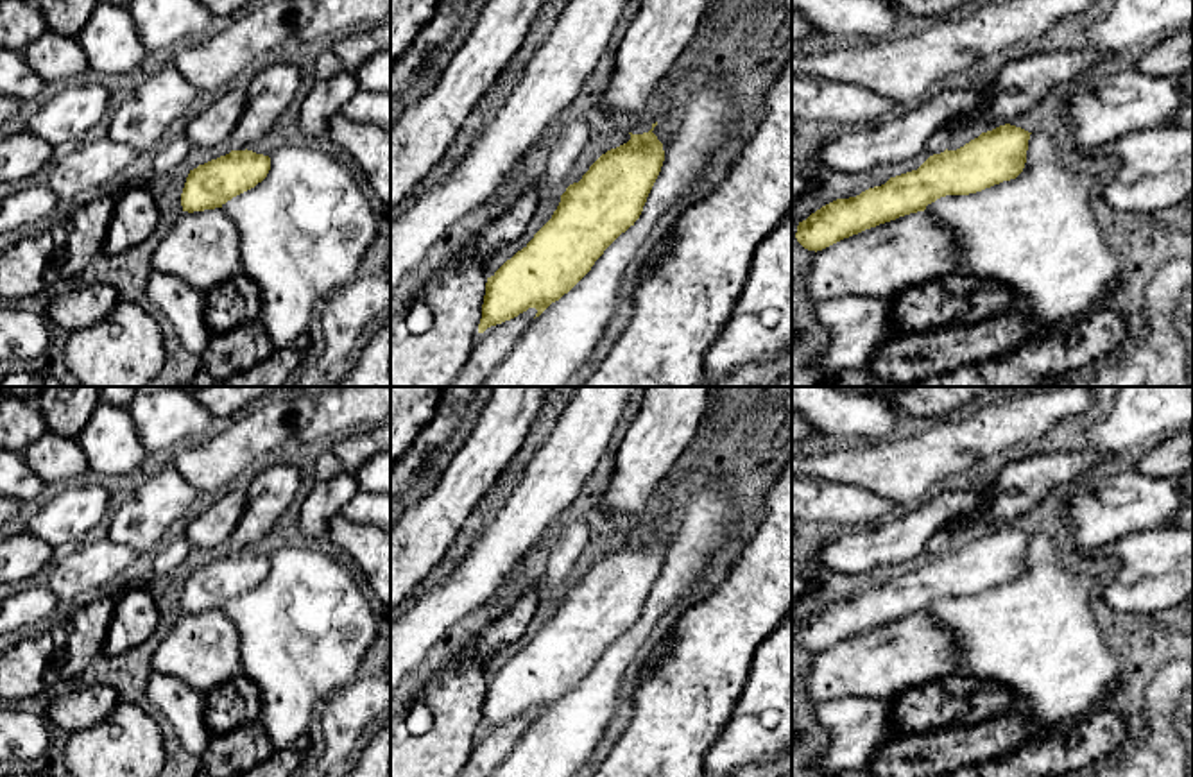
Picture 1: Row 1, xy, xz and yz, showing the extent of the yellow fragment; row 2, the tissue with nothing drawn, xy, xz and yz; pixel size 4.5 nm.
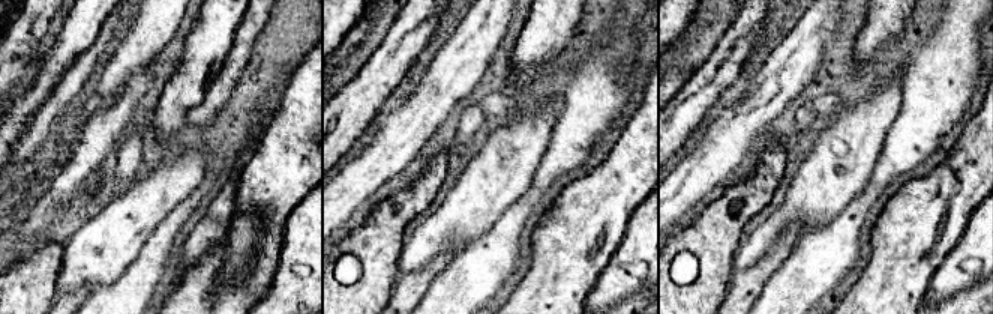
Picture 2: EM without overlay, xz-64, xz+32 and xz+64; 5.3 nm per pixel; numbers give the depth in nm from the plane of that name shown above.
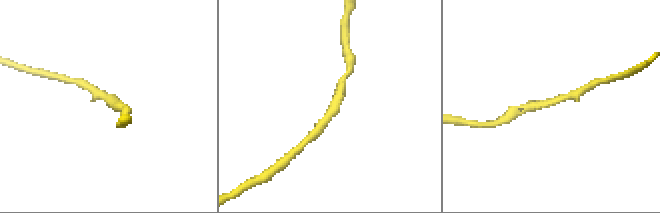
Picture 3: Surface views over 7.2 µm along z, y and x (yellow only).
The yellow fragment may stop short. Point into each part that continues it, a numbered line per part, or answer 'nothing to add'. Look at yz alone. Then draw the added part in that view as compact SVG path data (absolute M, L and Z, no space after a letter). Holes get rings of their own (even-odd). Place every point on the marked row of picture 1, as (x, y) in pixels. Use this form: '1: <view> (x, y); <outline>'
nothing to add

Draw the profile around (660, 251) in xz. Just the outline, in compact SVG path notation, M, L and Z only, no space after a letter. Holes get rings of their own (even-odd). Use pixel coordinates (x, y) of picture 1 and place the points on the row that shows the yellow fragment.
M668 233L650 252L641 274L639 274L639 279L645 276L647 270L654 269L656 265L659 265L659 261L668 254L670 251L670 245L674 242L674 236L672 233Z

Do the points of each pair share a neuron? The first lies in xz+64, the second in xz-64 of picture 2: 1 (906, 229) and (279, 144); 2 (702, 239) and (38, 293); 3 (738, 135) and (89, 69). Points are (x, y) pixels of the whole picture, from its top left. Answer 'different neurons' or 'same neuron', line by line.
1: same neuron
2: same neuron
3: different neurons

